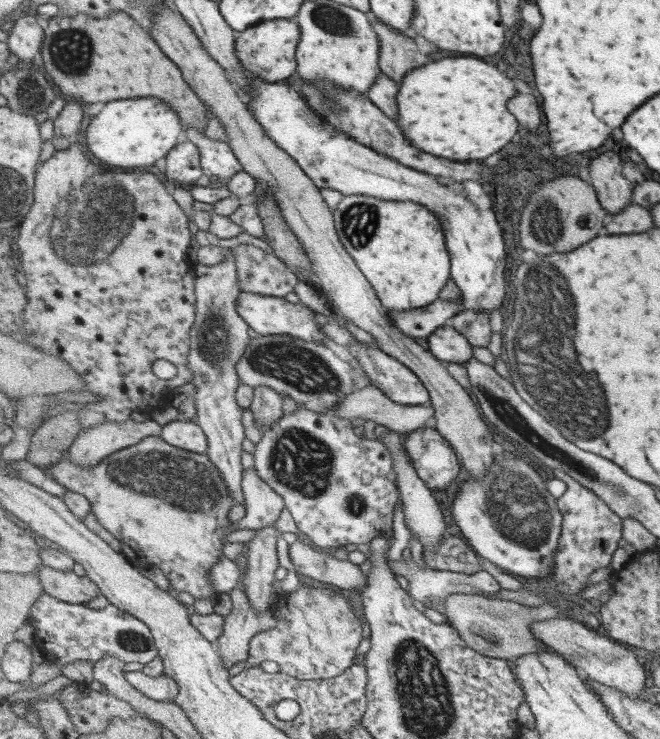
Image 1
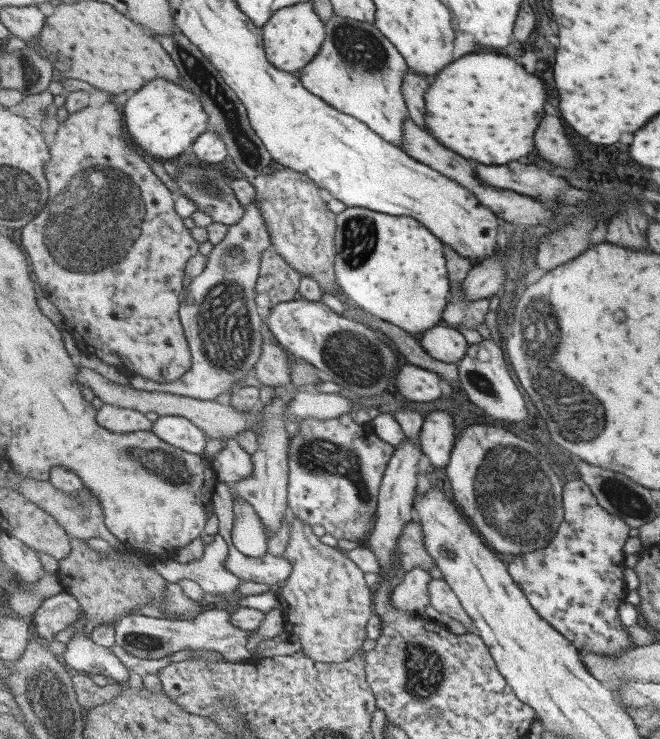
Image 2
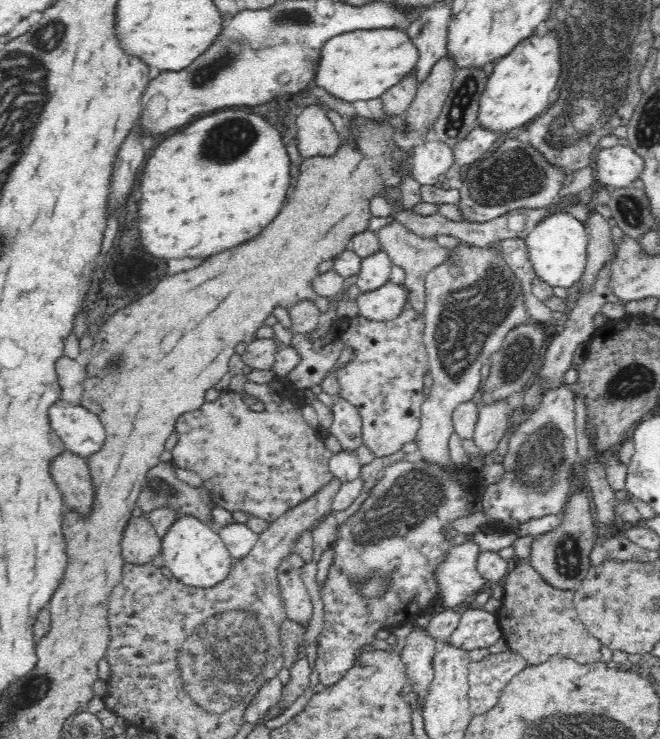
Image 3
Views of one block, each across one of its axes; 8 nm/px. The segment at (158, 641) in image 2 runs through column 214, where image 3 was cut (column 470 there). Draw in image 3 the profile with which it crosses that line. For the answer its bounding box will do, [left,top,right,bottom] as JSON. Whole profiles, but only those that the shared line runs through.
[448,607,503,652]

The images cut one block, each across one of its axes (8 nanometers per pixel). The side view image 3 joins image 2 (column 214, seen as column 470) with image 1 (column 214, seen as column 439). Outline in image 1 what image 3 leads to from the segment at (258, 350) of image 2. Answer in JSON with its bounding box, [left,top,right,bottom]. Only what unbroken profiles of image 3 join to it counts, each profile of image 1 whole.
[189,250,253,505]

